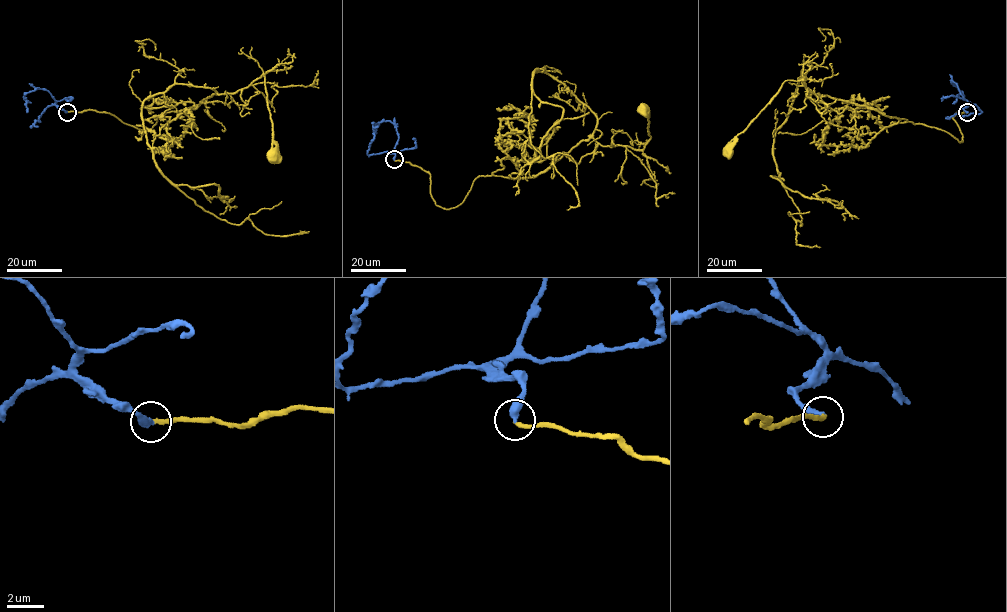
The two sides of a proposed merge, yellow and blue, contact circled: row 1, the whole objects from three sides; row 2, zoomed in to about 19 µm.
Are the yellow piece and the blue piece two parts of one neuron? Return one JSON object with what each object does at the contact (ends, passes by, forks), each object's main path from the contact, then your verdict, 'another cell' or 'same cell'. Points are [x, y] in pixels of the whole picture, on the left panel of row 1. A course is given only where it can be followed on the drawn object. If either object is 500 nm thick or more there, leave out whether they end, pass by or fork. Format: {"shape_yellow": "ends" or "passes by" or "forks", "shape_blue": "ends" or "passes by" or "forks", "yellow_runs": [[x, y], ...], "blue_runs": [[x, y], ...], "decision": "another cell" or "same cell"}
{"shape_yellow": "ends", "shape_blue": "ends", "yellow_runs": [[67, 111], [104, 112], [151, 128], [152, 117], [199, 106], [213, 94], [235, 93], [263, 74], [273, 157]], "blue_runs": [[67, 111], [55, 104], [51, 93], [40, 89], [25, 95], [27, 112]], "decision": "same cell"}

